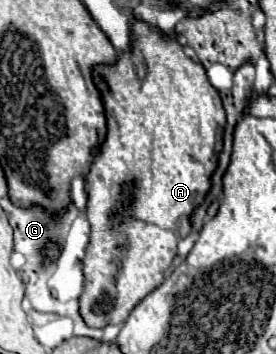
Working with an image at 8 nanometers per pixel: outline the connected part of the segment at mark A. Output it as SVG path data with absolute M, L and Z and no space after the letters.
M132 17L130 19L130 39L132 39L130 51L118 53L114 63L100 63L100 65L92 67L92 81L94 81L98 93L100 93L100 99L102 99L104 111L106 111L106 139L100 145L96 157L92 159L90 171L86 175L86 179L88 179L88 207L86 207L86 213L88 213L88 223L90 223L90 243L86 247L86 257L82 261L82 265L84 265L84 293L80 295L80 315L90 327L106 327L108 323L126 321L130 311L146 295L150 295L156 287L162 285L164 271L174 261L178 241L192 233L190 215L204 201L204 195L210 189L210 175L216 169L218 153L220 153L220 147L222 147L224 123L226 123L226 115L224 115L224 107L222 107L218 91L210 85L202 63L186 55L184 45L178 41L176 33L164 33L162 29L158 29L156 25L152 25L152 23L148 23L140 17Z

